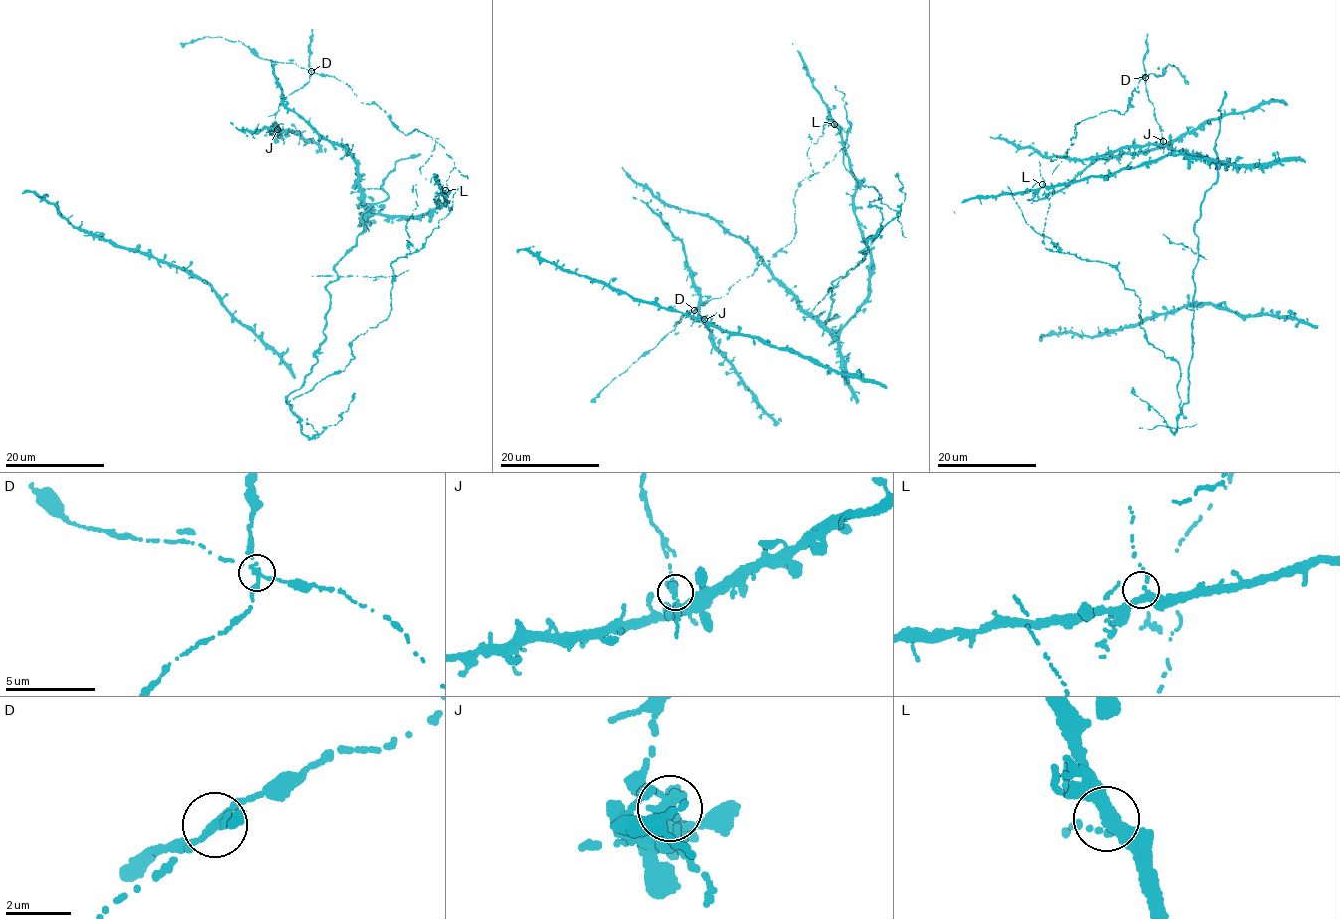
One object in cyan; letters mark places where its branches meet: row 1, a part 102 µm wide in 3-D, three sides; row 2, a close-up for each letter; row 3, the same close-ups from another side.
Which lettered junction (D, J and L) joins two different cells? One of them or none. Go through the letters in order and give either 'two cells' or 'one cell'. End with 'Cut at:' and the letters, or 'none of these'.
D: two cells
J: one cell
L: one cell
Cut at: D

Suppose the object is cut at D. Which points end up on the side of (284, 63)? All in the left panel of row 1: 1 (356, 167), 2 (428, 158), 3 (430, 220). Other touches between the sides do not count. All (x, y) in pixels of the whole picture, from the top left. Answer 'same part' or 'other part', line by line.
1: other part
2: same part
3: other part

